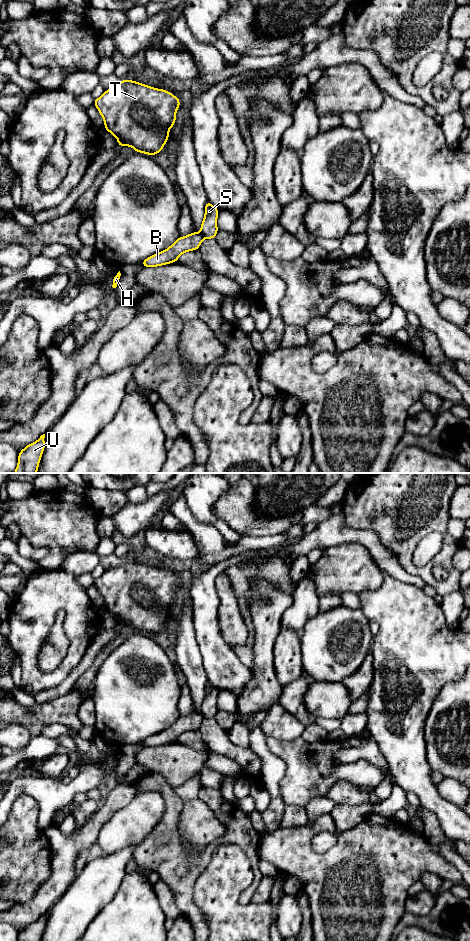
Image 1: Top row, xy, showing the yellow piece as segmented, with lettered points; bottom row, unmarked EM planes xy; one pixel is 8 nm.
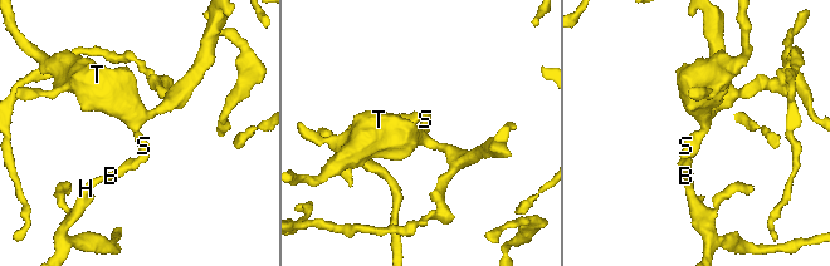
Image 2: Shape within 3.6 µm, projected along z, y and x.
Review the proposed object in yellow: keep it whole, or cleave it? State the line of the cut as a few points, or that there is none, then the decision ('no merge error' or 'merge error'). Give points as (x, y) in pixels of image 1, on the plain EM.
cut xy (200, 713), (204, 717); merge error

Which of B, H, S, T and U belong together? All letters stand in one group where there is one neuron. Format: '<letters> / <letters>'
B H U / S T

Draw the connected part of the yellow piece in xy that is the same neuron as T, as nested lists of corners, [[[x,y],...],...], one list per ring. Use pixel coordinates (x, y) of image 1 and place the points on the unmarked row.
[[[125,559],[113,568],[107,569],[105,573],[94,579],[94,585],[103,597],[106,611],[112,613],[118,620],[117,626],[131,626],[135,632],[148,635],[155,635],[162,631],[169,618],[169,609],[174,606],[176,600],[176,590],[181,581],[172,573],[153,568],[136,561]]]

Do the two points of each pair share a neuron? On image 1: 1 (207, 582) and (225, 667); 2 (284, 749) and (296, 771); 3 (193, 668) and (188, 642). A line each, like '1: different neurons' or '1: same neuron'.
1: same neuron
2: same neuron
3: same neuron

